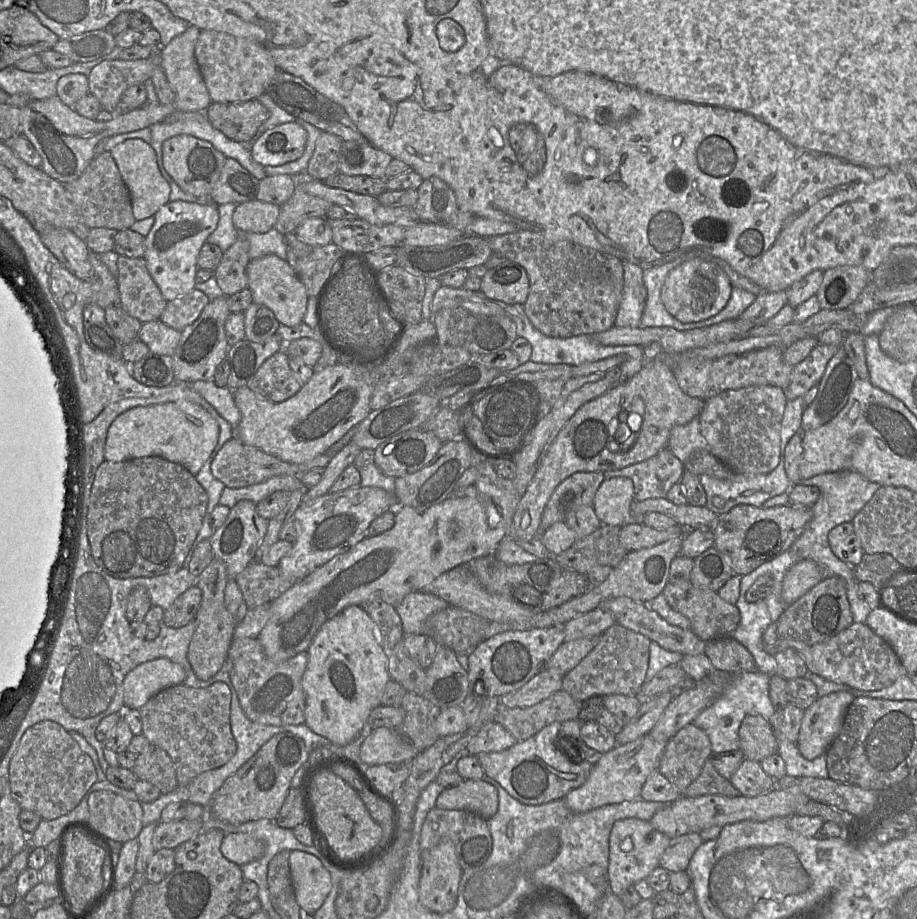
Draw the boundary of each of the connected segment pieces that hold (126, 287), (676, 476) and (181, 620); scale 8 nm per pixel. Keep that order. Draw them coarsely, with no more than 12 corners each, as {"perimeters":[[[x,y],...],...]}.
{"perimeters":[[[143,257],[117,259],[119,305],[141,323],[167,301]],[[668,447],[605,479],[630,478],[634,501],[666,498],[684,464]],[[190,587],[164,610],[172,628],[195,620],[201,589]]]}

